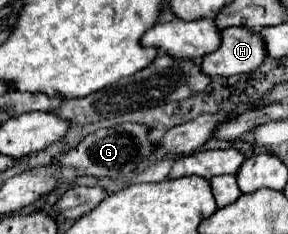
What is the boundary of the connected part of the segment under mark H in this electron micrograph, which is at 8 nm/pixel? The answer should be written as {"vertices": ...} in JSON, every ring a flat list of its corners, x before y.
{"vertices":[[226,28,216,52,202,58,202,70,208,76,234,76,254,72,268,58,264,38,256,30]]}

